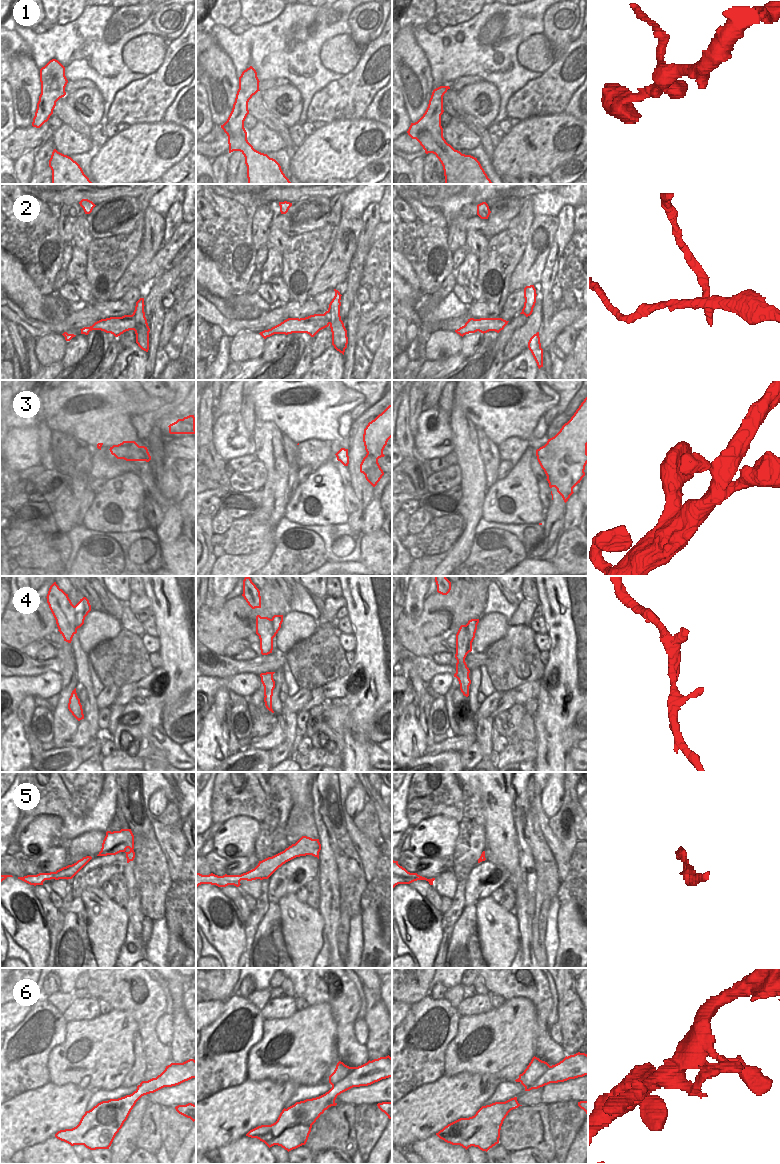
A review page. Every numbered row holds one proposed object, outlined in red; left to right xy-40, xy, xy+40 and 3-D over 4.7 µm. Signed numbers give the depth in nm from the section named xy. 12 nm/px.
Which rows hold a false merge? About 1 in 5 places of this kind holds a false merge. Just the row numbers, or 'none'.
2

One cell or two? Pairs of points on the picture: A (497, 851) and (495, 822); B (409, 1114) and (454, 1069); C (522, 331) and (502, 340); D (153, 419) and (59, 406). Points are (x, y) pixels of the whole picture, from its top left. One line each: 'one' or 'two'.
A: one
B: two
C: two
D: two

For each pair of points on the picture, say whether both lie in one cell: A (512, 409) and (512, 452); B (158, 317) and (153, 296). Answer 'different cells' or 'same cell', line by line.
A: different cells
B: different cells

